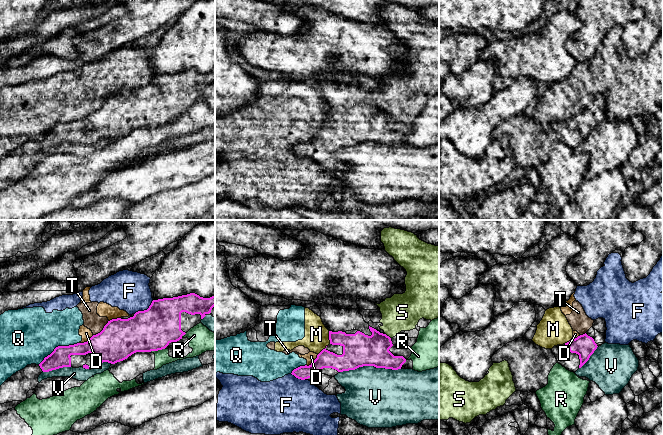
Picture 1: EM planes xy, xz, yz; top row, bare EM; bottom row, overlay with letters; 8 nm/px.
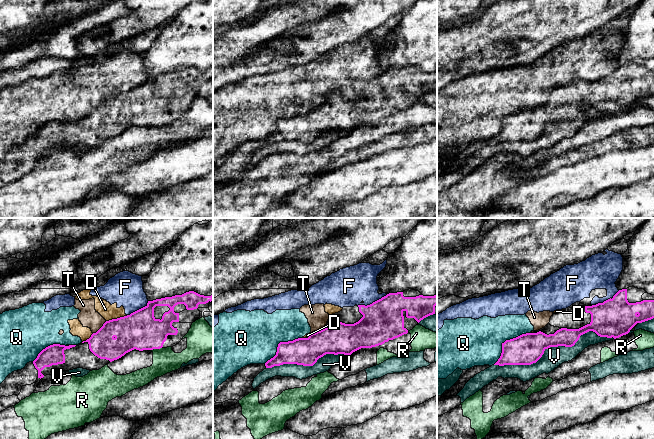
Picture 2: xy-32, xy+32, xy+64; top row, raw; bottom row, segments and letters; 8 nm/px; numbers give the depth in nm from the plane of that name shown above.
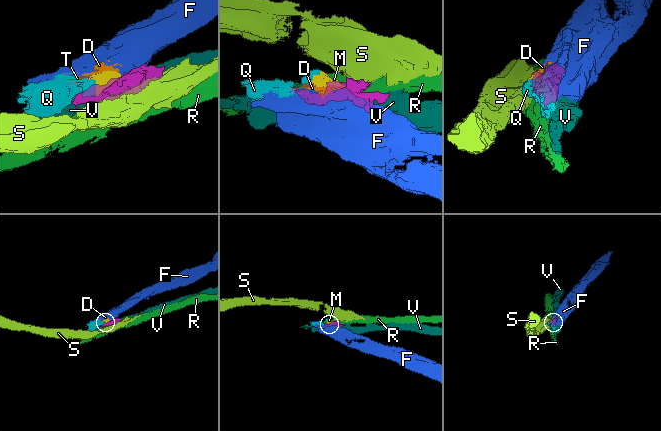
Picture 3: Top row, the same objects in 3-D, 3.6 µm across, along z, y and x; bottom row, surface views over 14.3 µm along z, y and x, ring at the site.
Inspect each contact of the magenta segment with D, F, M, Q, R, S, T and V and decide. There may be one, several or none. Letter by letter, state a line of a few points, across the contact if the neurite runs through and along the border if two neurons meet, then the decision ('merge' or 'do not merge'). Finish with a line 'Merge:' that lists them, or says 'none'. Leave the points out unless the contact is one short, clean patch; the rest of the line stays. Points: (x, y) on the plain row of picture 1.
D: do not merge
F: xy (153, 76), (146, 85), (138, 86), (134, 90) | do not merge
M: xz (328, 107), (330, 119) | do not merge
Q: xy (78, 118), (72, 121), (58, 121), (38, 140) | do not merge
R: xy (165, 123), (150, 127) | do not merge
S: xz (385, 109), (390, 114) | do not merge
T: do not merge
V: do not merge
Merge: none

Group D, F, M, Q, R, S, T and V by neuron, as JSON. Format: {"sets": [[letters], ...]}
{"sets": [["D", "F", "M", "Q", "T"], ["R"], ["S"], ["V"]]}

